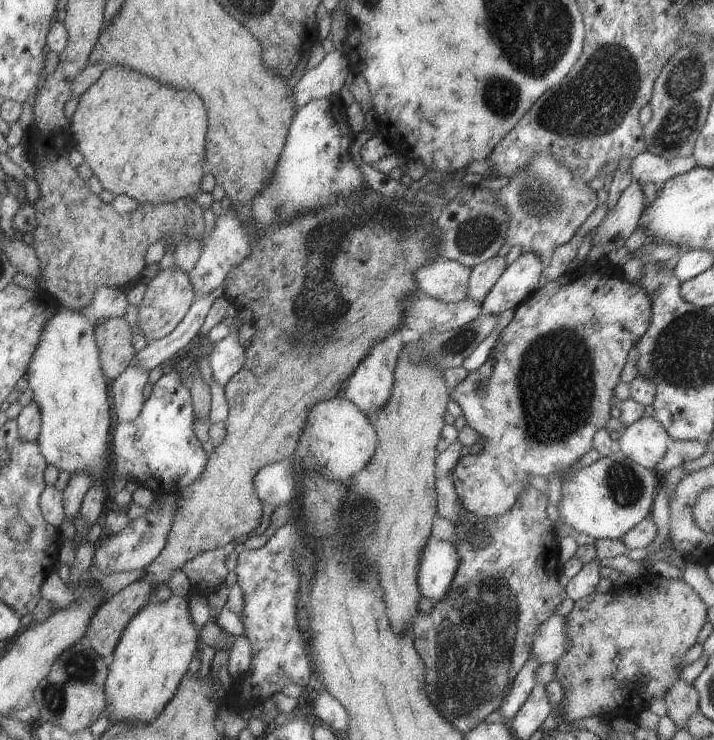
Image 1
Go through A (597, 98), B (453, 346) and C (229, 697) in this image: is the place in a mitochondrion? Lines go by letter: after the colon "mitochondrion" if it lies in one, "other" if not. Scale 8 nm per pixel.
A: mitochondrion
B: mitochondrion
C: other

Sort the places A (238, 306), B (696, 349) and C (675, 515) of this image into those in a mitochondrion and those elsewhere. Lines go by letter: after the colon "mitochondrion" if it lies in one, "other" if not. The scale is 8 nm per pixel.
A: other
B: mitochondrion
C: other

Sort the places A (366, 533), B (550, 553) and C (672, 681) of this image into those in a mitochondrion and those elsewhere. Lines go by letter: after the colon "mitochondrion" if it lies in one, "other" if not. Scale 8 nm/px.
A: mitochondrion
B: other
C: other

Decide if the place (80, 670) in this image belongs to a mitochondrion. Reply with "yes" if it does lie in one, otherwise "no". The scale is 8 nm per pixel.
yes

